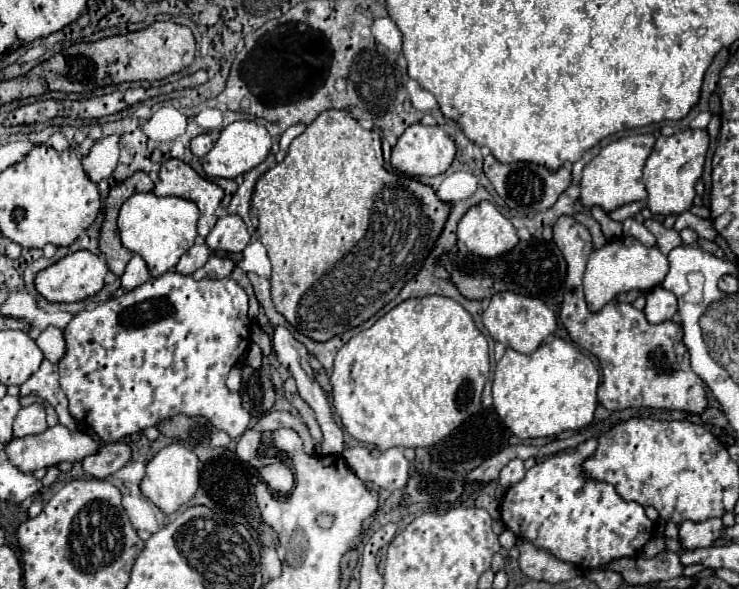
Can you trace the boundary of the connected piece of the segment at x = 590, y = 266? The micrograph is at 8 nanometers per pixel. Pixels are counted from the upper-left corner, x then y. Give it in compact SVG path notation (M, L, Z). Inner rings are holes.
M621 236L613 242L607 242L603 248L593 250L587 260L583 288L589 312L599 312L607 302L611 302L621 292L653 290L663 282L667 270L669 270L667 256L661 254L661 250L655 246L647 248L633 236Z

